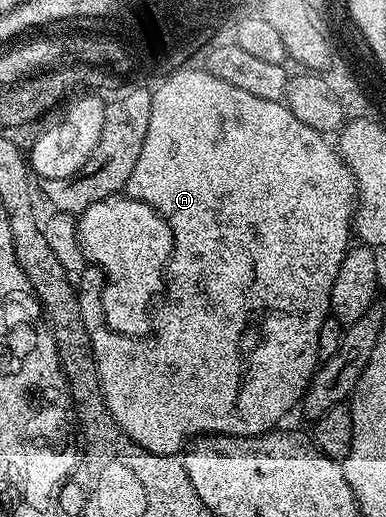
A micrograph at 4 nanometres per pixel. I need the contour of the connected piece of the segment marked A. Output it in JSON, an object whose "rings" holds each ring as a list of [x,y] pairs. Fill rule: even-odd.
{"rings":[[[176,74],[172,82],[164,82],[164,86],[160,86],[152,118],[152,125],[156,129],[155,136],[148,142],[150,146],[144,147],[136,173],[128,183],[126,192],[131,198],[153,206],[167,220],[174,232],[178,248],[174,268],[179,271],[172,277],[170,308],[160,321],[160,331],[156,333],[174,334],[174,398],[160,400],[160,406],[148,404],[148,400],[138,400],[138,384],[134,384],[132,379],[132,350],[138,348],[138,343],[93,341],[90,349],[92,357],[96,359],[96,377],[100,383],[100,393],[104,395],[104,404],[117,426],[143,450],[151,450],[154,454],[175,455],[185,449],[185,438],[192,440],[206,434],[259,436],[269,433],[283,423],[280,421],[292,409],[297,409],[300,399],[304,397],[304,389],[316,373],[318,359],[321,357],[320,333],[324,330],[324,321],[329,321],[330,318],[330,292],[334,276],[338,276],[338,268],[342,268],[342,260],[350,249],[348,237],[351,239],[354,234],[354,211],[358,205],[358,195],[356,177],[340,157],[337,147],[333,143],[331,146],[321,131],[302,124],[302,120],[294,117],[283,101],[271,102],[258,96],[250,96],[250,92],[242,92],[242,88],[234,88],[234,84],[226,84],[226,80],[218,80],[211,75]],[[184,281],[193,281],[189,294]]]}

